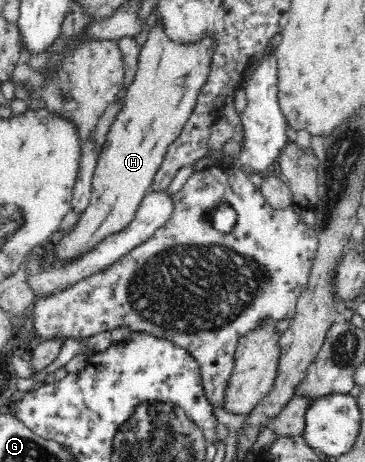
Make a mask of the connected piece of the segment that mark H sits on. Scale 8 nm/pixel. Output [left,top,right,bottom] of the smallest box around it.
[52,26,210,265]

